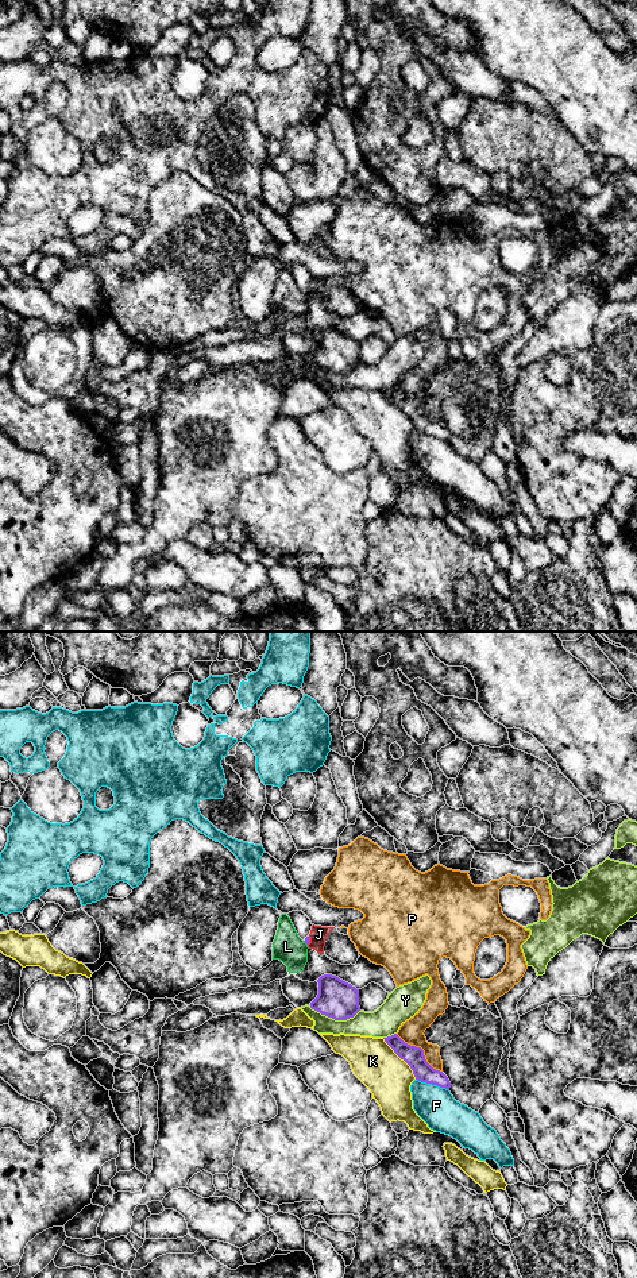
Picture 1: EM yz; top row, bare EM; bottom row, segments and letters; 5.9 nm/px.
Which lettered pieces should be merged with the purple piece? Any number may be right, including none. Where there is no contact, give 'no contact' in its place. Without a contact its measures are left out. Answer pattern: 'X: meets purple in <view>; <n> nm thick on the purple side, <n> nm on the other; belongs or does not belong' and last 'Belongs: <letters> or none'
F: meets purple in yz; 120 nm thick on the purple side, 220 nm on the other; does not belong
J: meets purple in yz; 30 nm thick on the purple side, 100 nm on the other; does not belong
K: meets purple in yz; 120 nm thick on the purple side, 280 nm on the other; does not belong
L: meets purple in yz; 30 nm thick on the purple side, 180 nm on the other; does not belong
P: meets purple in yz; 120 nm thick on the purple side, 140 nm on the other; does not belong
Y: meets purple in yz; 240 nm thick on the purple side, 150 nm on the other; does not belong
Belongs: none

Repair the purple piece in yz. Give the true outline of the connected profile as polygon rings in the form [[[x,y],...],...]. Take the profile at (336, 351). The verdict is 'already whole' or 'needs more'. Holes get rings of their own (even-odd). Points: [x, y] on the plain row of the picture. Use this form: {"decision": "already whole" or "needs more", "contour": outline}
{"decision": "already whole", "contour": [[[332,327],[318,332],[318,347],[310,360],[335,372],[347,372],[359,363],[359,341]]]}

